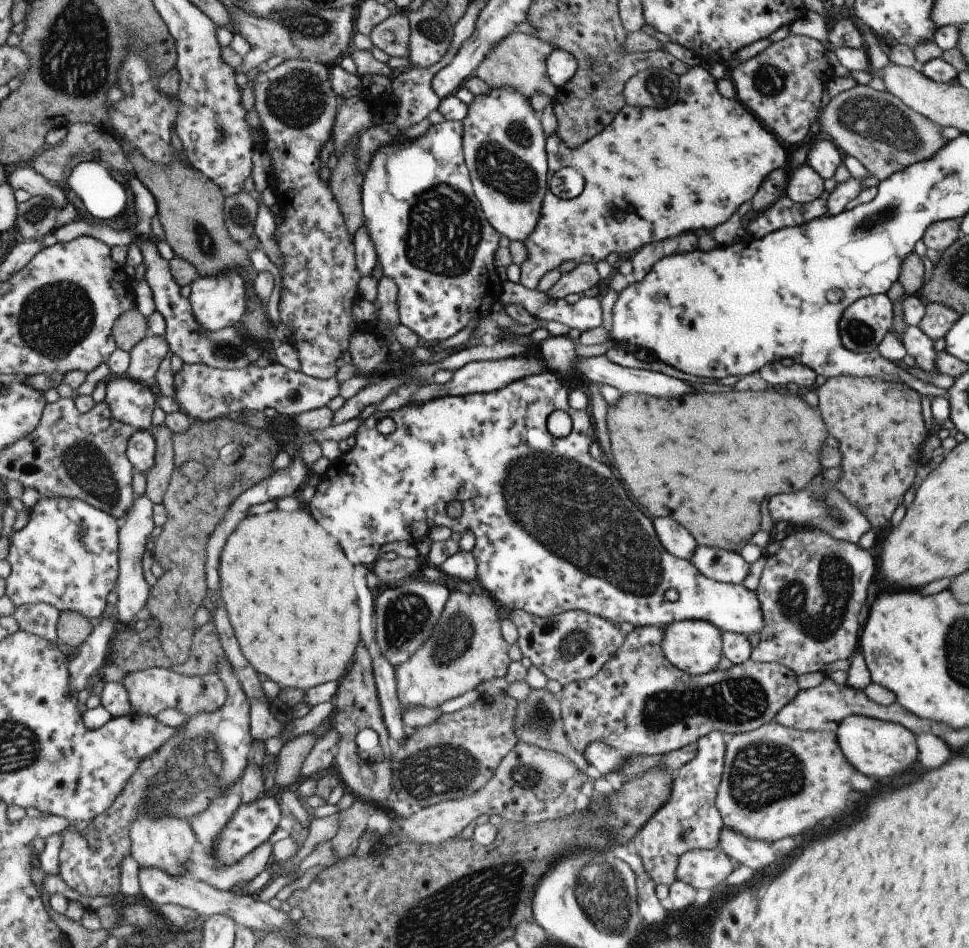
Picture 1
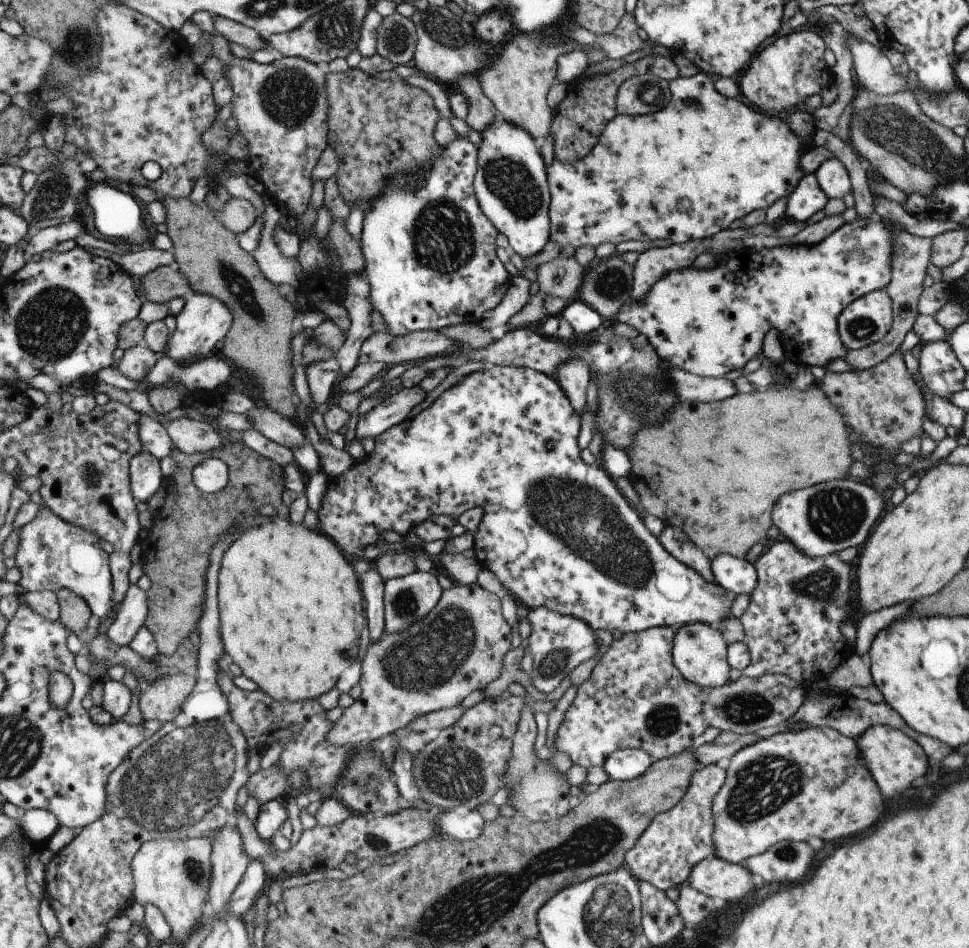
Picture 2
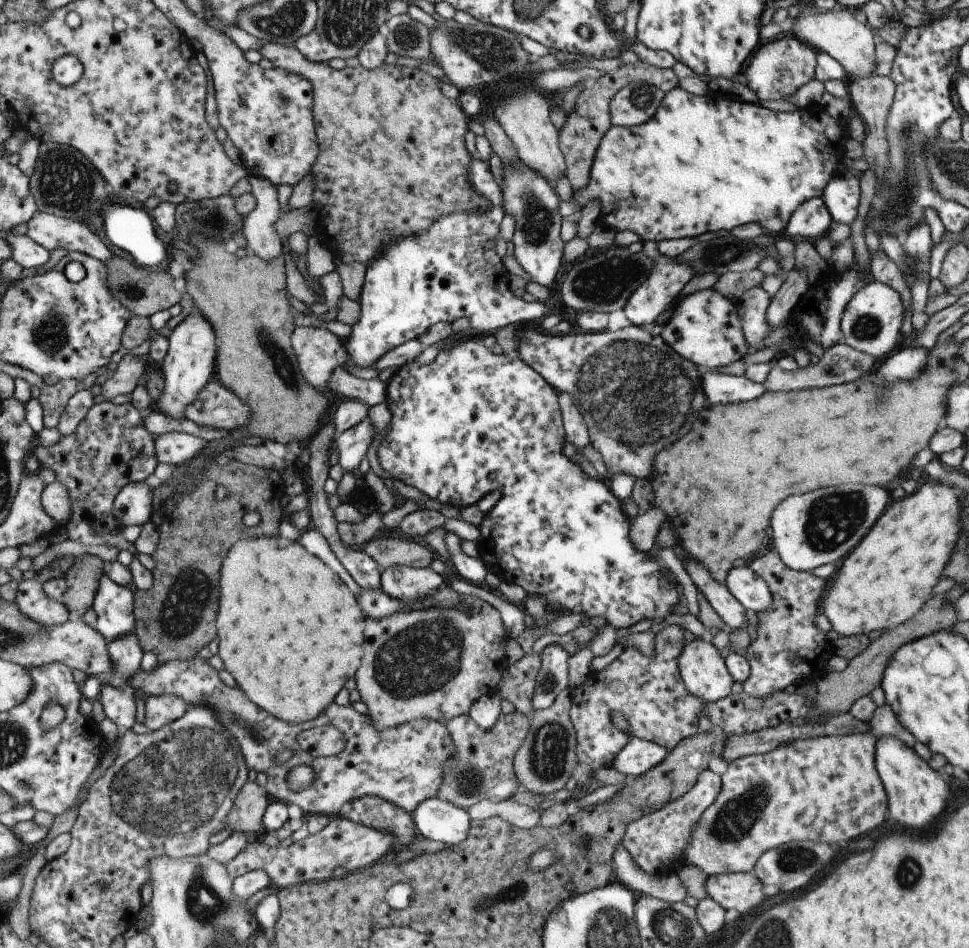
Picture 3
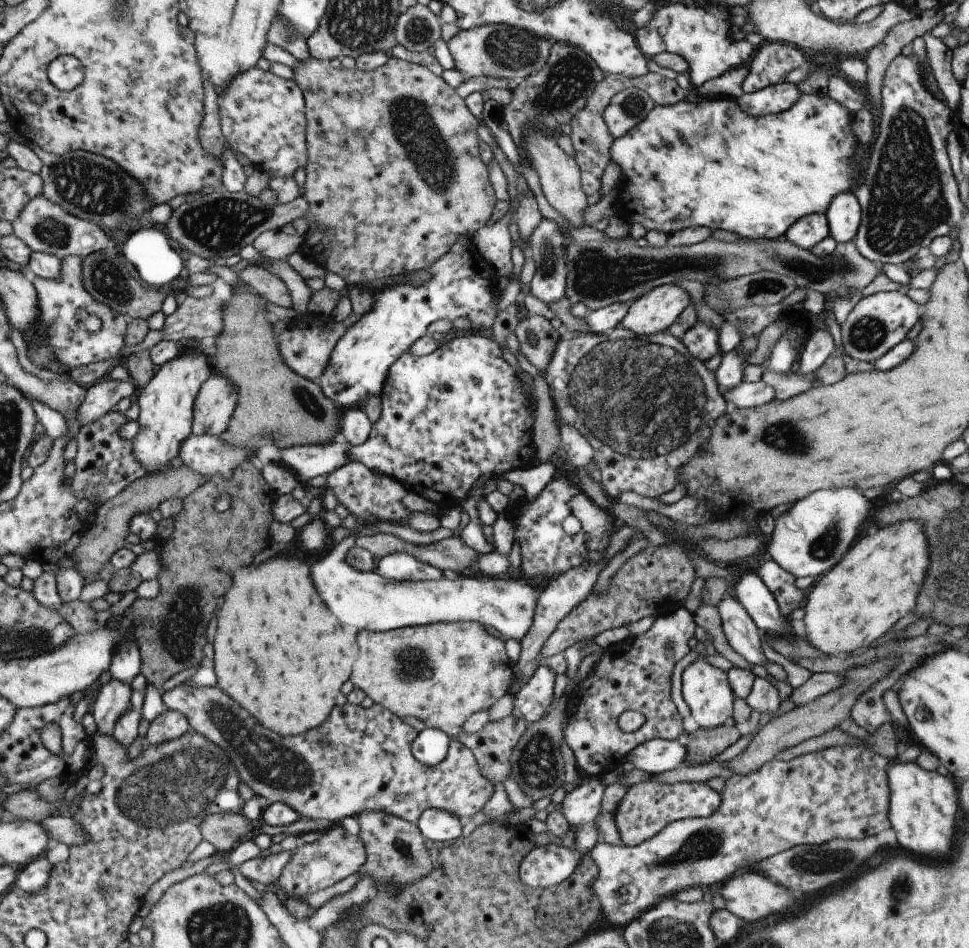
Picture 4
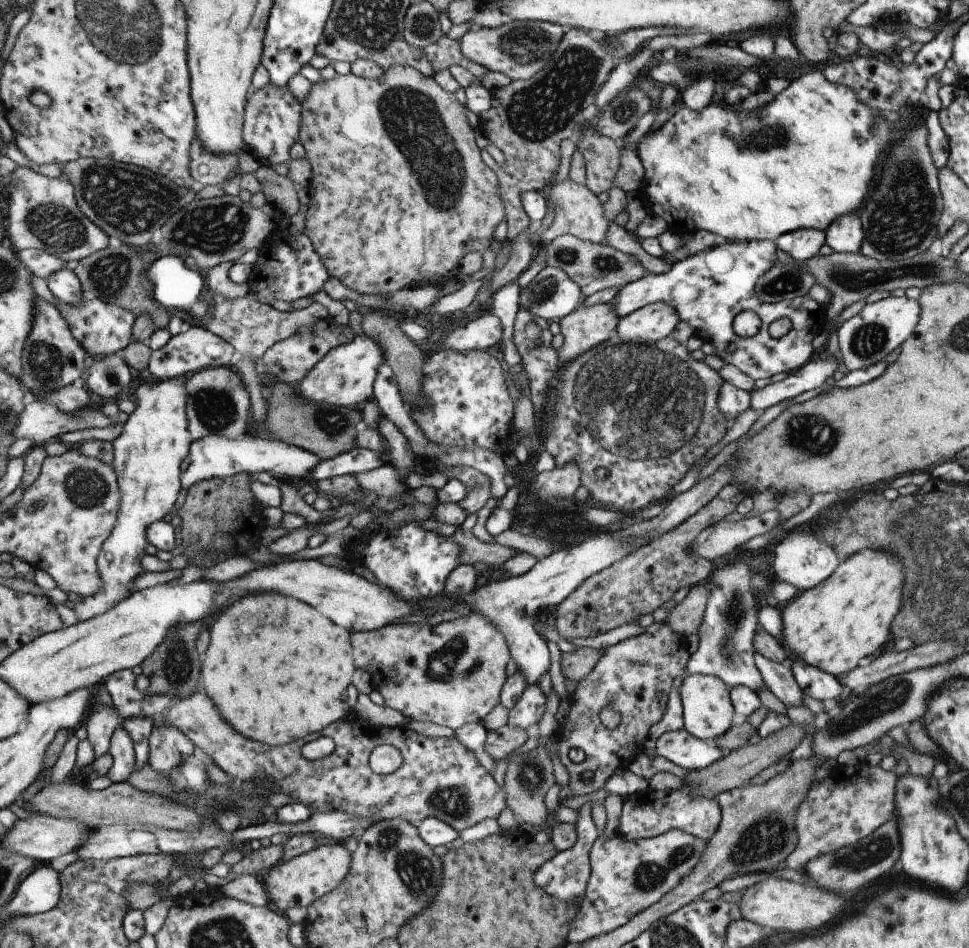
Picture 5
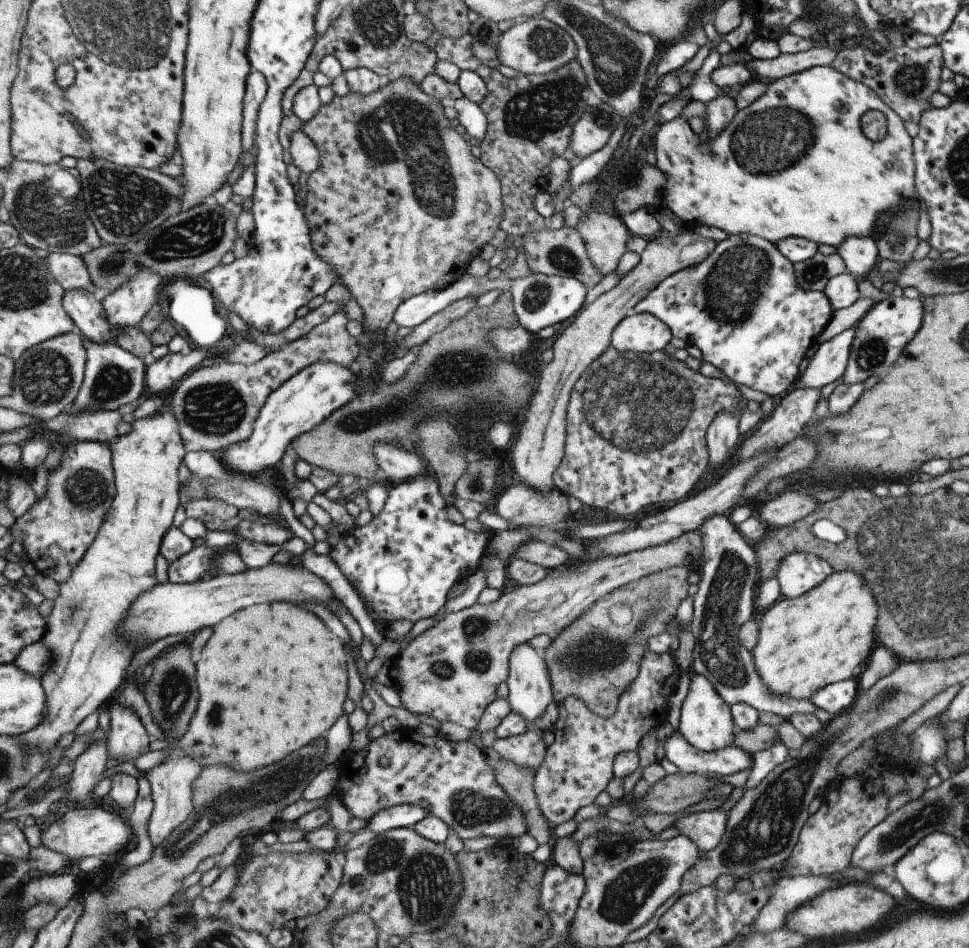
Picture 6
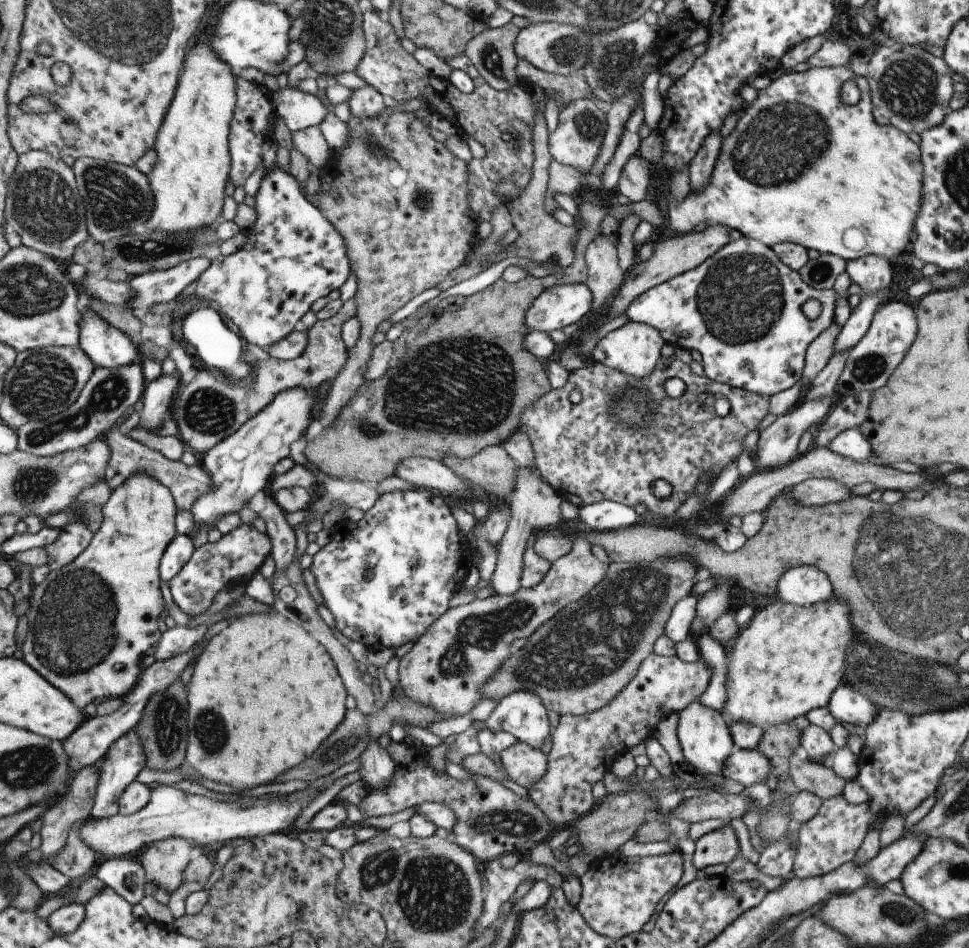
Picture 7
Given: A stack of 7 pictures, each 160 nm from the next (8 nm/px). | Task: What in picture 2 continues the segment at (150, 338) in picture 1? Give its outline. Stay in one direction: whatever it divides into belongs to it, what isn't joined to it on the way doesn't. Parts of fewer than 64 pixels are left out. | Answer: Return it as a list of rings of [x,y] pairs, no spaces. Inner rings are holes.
[[[143,342],[142,345],[129,348],[124,352],[118,367],[126,378],[143,382],[157,365],[158,360],[159,356]]]

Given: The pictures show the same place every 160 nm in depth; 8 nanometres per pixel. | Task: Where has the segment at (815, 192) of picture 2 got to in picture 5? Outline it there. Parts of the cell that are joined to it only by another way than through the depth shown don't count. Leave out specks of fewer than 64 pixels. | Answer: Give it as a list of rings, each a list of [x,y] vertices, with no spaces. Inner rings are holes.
[[[801,228],[778,236],[774,243],[777,249],[789,254],[794,261],[804,261],[817,254],[824,243],[824,232]]]

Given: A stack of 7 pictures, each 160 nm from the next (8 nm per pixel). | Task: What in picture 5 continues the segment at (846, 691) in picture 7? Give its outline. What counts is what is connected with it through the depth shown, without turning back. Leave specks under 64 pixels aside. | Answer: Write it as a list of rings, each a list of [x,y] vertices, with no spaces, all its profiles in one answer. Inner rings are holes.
[[[797,659],[788,663],[802,694],[819,700],[819,702],[844,696],[844,688],[833,675],[822,671],[820,668],[809,666],[803,661],[798,662]]]

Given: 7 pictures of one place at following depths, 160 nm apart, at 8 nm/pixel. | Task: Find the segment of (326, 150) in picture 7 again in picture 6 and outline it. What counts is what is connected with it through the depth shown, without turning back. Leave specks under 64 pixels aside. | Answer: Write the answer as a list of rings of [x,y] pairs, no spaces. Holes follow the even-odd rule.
[[[303,128],[292,136],[289,151],[293,166],[303,172],[305,177],[320,169],[322,152],[319,150],[318,144],[313,142],[311,136]]]

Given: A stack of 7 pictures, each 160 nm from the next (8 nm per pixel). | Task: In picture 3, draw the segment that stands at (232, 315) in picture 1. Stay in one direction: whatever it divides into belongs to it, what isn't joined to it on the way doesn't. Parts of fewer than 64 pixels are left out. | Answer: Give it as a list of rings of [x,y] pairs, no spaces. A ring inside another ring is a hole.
[[[198,309],[187,315],[172,331],[168,338],[168,354],[162,363],[165,388],[159,400],[154,401],[154,406],[159,406],[161,414],[175,420],[187,419],[191,406],[198,401],[209,380],[213,378],[213,370],[217,370],[217,339],[218,336],[210,320]]]

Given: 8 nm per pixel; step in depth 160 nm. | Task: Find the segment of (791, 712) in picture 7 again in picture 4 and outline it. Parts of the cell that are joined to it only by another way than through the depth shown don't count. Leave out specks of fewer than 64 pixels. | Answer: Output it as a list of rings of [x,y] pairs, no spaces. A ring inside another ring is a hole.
[[[907,520],[871,530],[871,534],[855,542],[841,558],[841,562],[835,564],[806,591],[801,604],[804,611],[801,620],[805,628],[803,637],[807,639],[811,648],[814,647],[827,656],[845,657],[857,648],[868,646],[913,608],[915,596],[929,566],[927,558],[929,550],[927,542],[923,542],[923,526],[919,522]]]

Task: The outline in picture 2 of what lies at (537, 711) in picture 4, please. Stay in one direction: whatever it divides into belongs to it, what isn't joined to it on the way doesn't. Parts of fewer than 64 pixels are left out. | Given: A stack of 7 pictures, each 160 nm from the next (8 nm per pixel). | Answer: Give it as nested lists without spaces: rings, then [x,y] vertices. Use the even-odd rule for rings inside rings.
[[[539,607],[527,614],[527,622],[531,624],[531,636],[527,639],[525,650],[530,652],[533,661],[530,679],[541,694],[552,692],[574,668],[597,654],[599,640],[593,635],[593,630],[577,618]]]

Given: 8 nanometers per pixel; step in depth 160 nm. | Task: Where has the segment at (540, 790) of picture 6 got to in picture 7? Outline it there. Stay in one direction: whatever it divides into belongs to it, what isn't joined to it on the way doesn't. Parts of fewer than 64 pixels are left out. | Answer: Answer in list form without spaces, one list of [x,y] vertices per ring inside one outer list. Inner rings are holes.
[[[652,652],[640,662],[633,678],[609,703],[592,713],[559,716],[557,726],[553,734],[550,734],[551,749],[546,755],[545,774],[527,788],[530,799],[539,807],[539,810],[542,810],[555,829],[574,823],[595,806],[592,799],[592,786],[603,779],[608,768],[611,768],[611,762],[615,756],[643,743],[649,735],[653,734],[656,724],[661,719],[670,714],[678,714],[684,706],[698,698],[708,682],[708,668],[701,659],[686,663],[679,660],[676,654],[672,657],[662,657]]]

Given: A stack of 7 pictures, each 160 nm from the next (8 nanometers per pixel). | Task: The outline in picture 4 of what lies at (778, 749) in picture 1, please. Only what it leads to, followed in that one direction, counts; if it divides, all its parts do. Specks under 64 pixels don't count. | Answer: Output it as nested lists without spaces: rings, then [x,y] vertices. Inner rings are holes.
[[[855,744],[855,746],[833,746],[830,748],[825,748],[819,750],[819,752],[811,752],[811,754],[803,754],[798,758],[793,758],[788,762],[779,762],[775,759],[765,762],[759,770],[755,772],[749,772],[749,774],[731,774],[731,776],[724,775],[724,785],[723,792],[720,794],[721,804],[719,808],[709,814],[707,818],[687,818],[674,821],[673,823],[667,824],[656,836],[651,836],[649,840],[643,840],[639,842],[636,846],[626,846],[621,845],[615,846],[615,844],[605,843],[599,840],[594,847],[589,850],[589,856],[595,866],[597,866],[597,875],[592,882],[592,890],[599,902],[599,908],[601,910],[601,923],[607,926],[619,927],[622,929],[626,924],[629,924],[632,920],[635,920],[639,915],[643,914],[645,910],[651,909],[651,906],[655,906],[657,902],[661,902],[663,898],[669,898],[685,890],[685,888],[691,887],[701,887],[701,888],[711,888],[722,884],[724,881],[733,877],[733,872],[739,870],[739,868],[745,868],[753,862],[759,860],[763,861],[765,858],[775,856],[779,852],[795,846],[795,844],[825,844],[834,839],[847,839],[847,838],[857,838],[861,840],[865,834],[877,834],[884,830],[889,829],[888,820],[888,798],[889,798],[889,788],[887,785],[887,764],[889,764],[889,759],[884,756],[880,756],[878,753],[871,752],[869,748],[861,746],[861,744]]]

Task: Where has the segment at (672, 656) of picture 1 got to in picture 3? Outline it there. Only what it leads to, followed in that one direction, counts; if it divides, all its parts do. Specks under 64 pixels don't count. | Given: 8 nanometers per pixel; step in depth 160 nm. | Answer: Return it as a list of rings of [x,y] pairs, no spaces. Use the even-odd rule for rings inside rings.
[[[695,637],[687,642],[677,658],[677,666],[686,694],[699,698],[703,704],[730,695],[732,678],[709,638]]]

